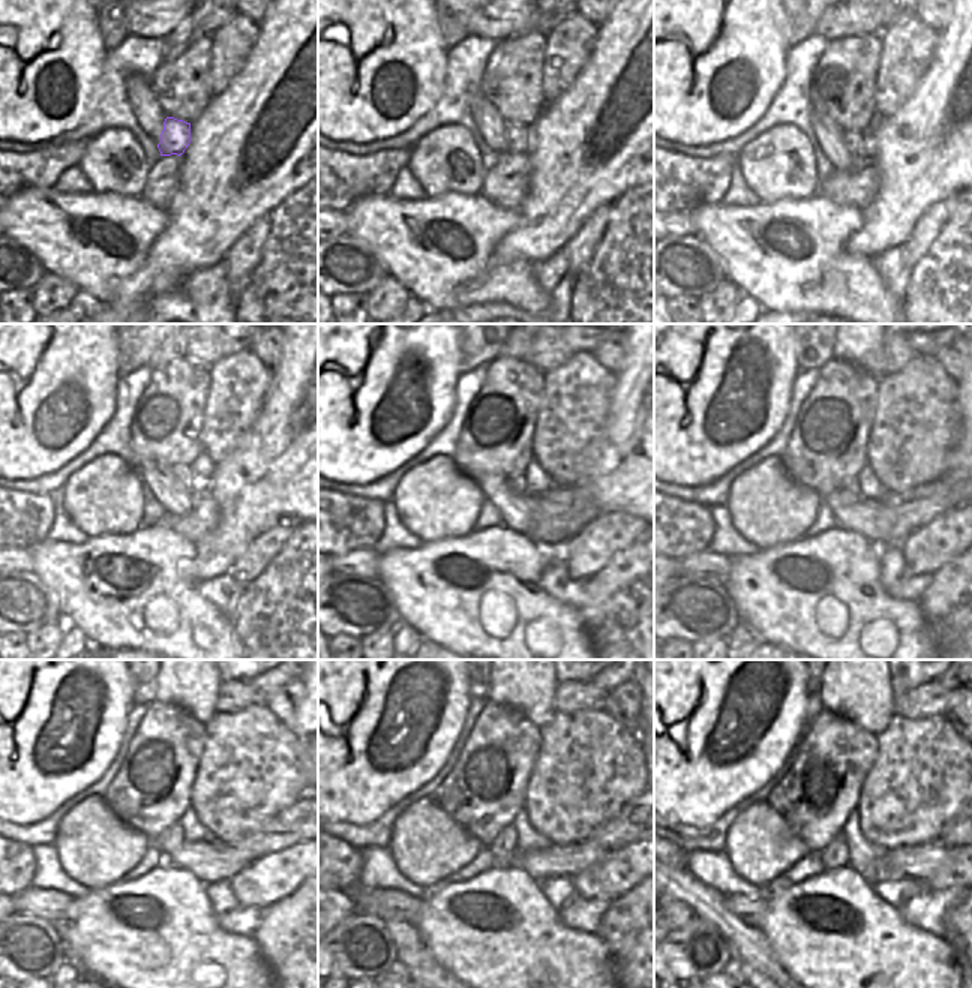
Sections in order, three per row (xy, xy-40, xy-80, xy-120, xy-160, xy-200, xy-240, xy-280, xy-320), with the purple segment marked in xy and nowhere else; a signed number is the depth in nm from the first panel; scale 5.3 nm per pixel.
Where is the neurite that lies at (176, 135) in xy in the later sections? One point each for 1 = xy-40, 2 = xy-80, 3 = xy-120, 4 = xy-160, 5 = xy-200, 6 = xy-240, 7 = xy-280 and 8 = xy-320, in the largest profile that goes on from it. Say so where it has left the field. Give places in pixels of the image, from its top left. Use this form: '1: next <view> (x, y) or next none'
1: next xy-40 (516, 135)
2: next xy-80 (854, 141)
3: next xy-120 (183, 474)
4: next xy-160 (516, 482)
5: next xy-200 (849, 494)
6: next xy-240 (173, 837)
7: next xy-280 (504, 849)
8: next xy-320 (834, 856)

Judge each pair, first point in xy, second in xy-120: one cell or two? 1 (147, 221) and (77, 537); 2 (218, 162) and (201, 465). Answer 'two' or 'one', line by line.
1: two
2: two

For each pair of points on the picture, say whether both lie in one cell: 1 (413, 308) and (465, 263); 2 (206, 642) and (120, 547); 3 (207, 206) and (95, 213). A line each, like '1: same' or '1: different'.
1: different
2: same
3: different

